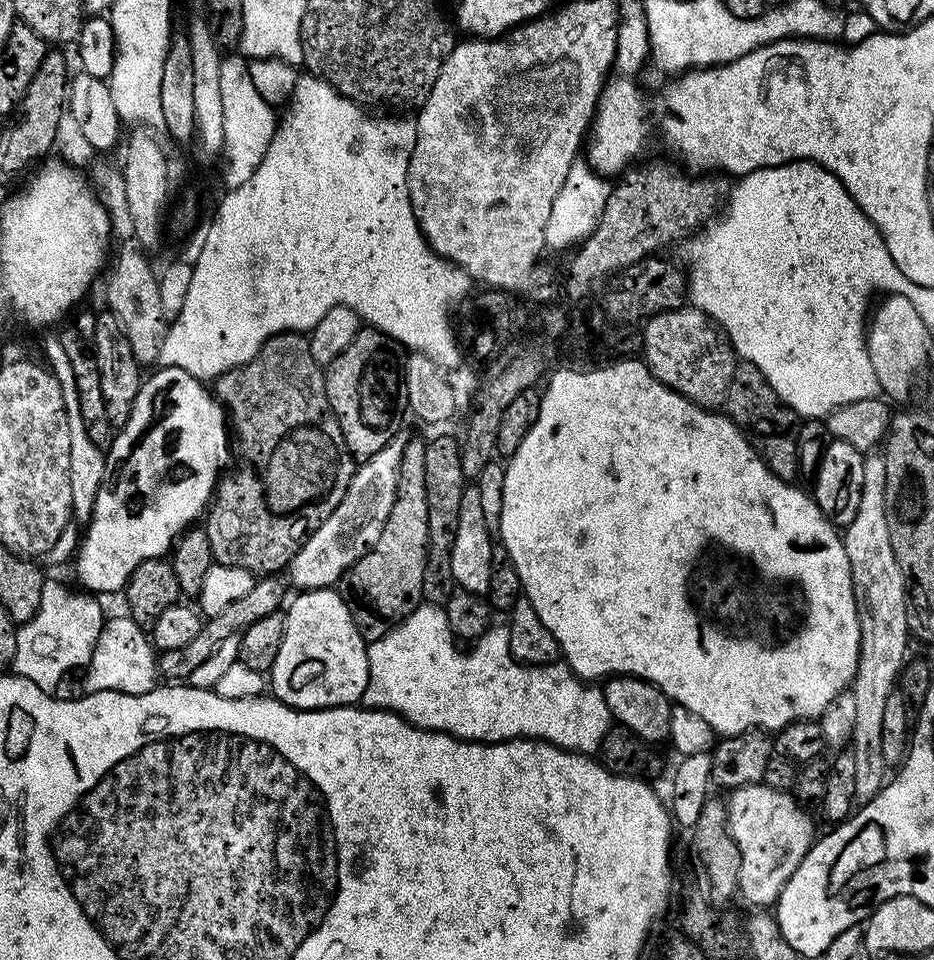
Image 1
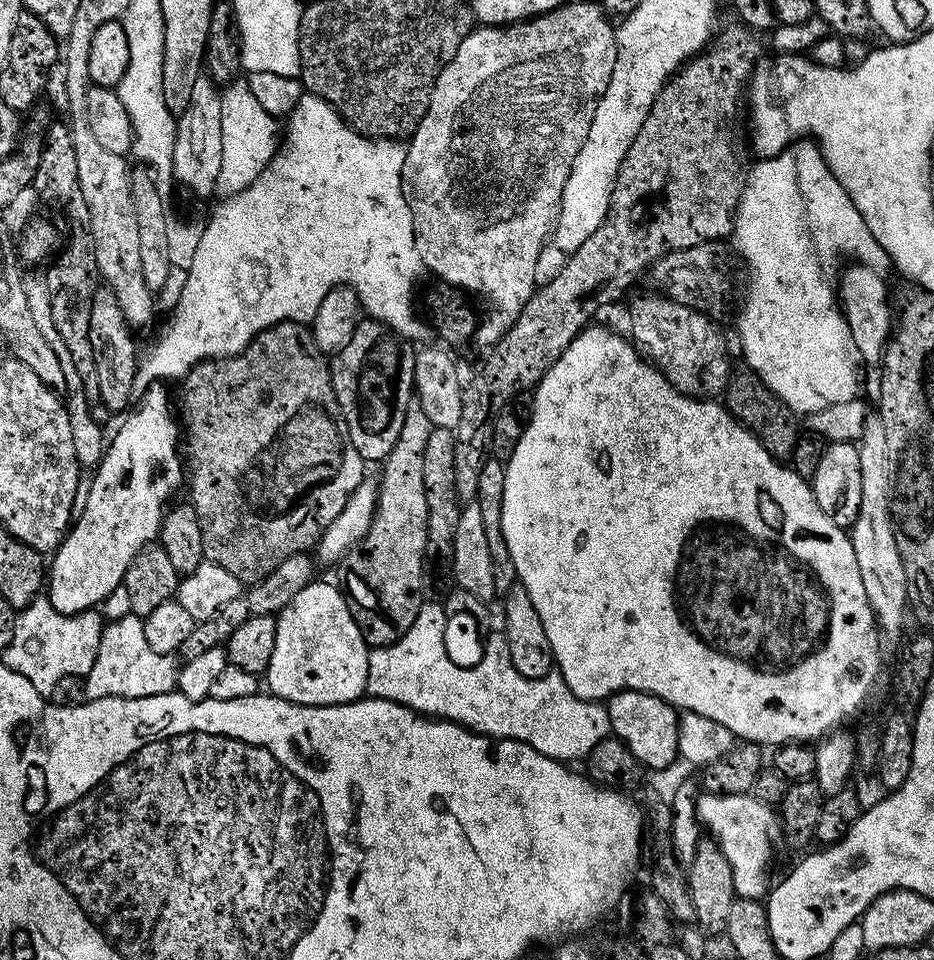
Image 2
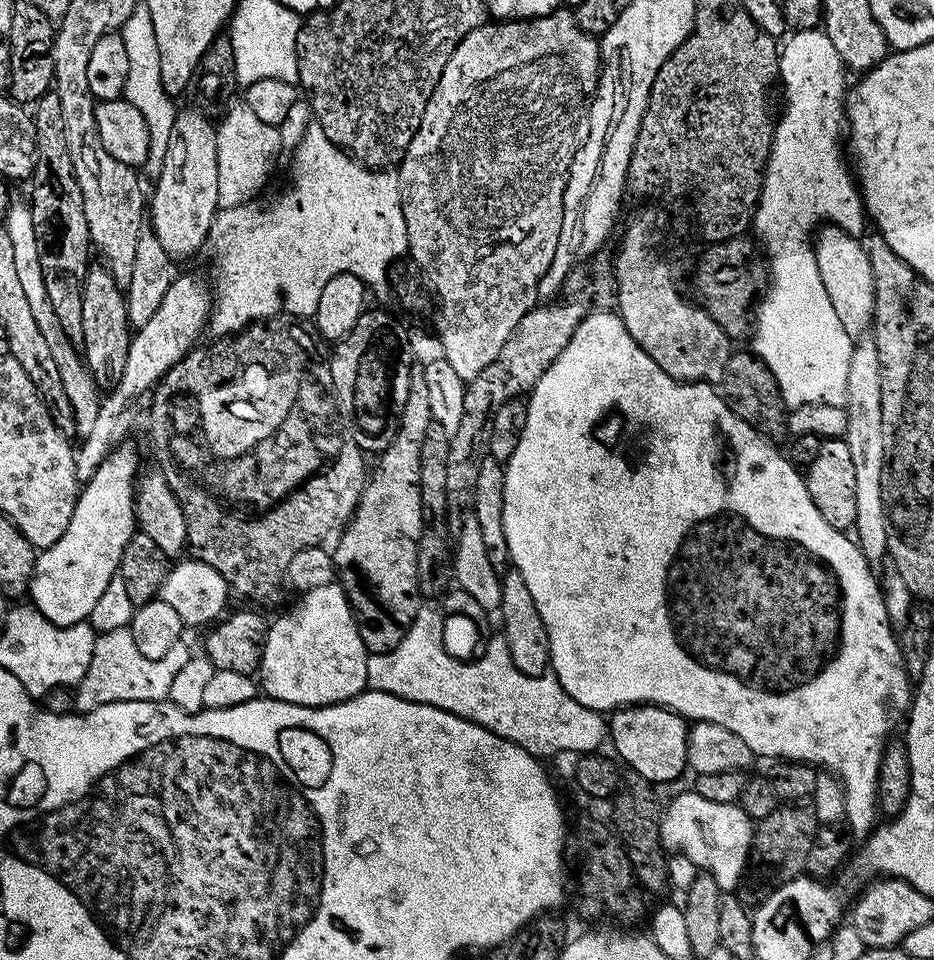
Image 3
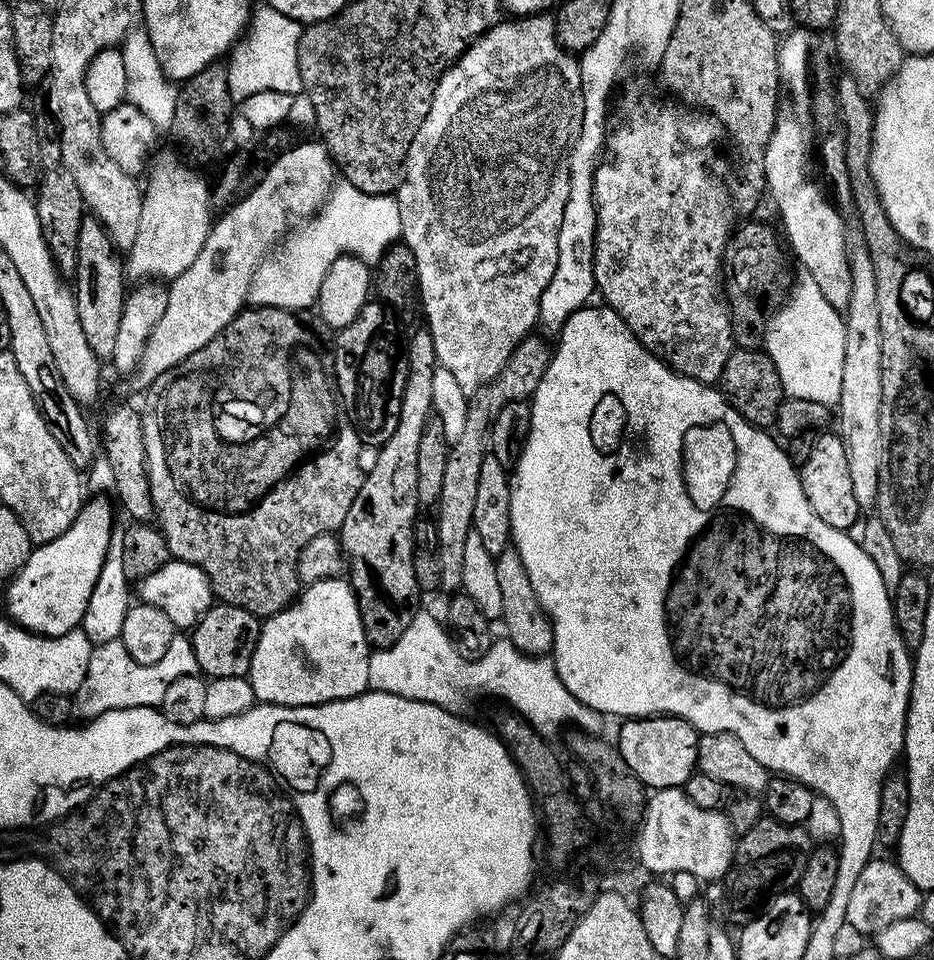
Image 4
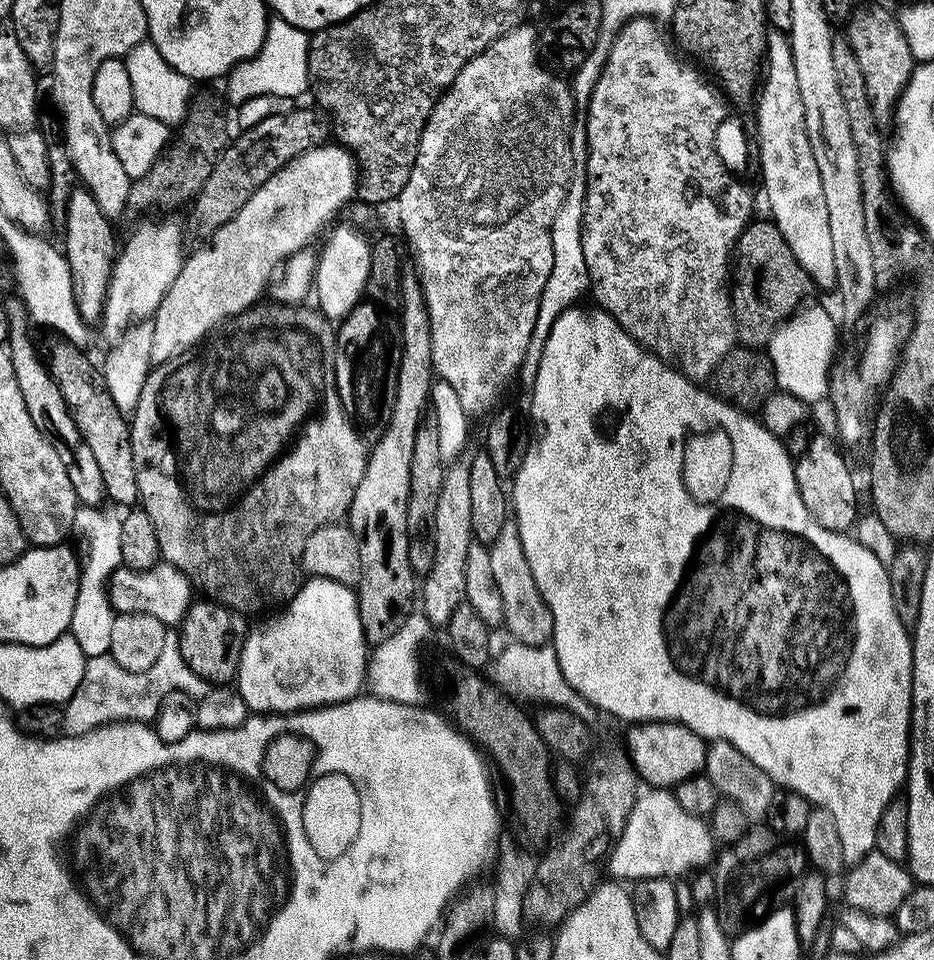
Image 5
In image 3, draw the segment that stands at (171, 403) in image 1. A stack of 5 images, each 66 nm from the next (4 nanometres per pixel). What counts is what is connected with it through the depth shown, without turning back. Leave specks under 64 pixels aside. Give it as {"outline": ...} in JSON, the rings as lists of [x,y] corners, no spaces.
{"outline":[[[119,448],[108,453],[97,472],[83,485],[76,497],[66,534],[36,557],[30,600],[47,620],[59,628],[89,619],[102,592],[118,576],[124,547],[138,531],[136,456],[128,448]]]}

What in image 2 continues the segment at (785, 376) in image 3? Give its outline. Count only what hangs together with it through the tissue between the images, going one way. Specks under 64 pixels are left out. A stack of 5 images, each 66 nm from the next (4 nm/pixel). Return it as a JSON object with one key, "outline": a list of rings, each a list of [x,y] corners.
{"outline":[[[793,143],[784,152],[761,159],[759,163],[760,165],[753,172],[751,169],[750,177],[744,185],[740,205],[736,207],[736,224],[732,228],[730,237],[730,244],[734,252],[734,247],[736,247],[737,254],[742,259],[748,260],[748,289],[744,292],[744,301],[741,302],[740,313],[736,316],[736,332],[740,335],[740,348],[744,351],[745,362],[748,363],[745,365],[751,371],[757,372],[762,378],[762,382],[766,382],[768,389],[793,412],[809,414],[821,411],[824,407],[832,406],[834,403],[856,398],[858,396],[856,387],[860,384],[860,368],[862,369],[862,361],[857,353],[856,343],[848,329],[848,319],[842,311],[842,304],[838,299],[834,280],[828,277],[828,272],[824,269],[824,260],[832,260],[836,255],[849,256],[849,261],[880,270],[883,269],[883,264],[889,263],[889,258],[885,254],[884,248],[878,246],[874,234],[870,234],[866,222],[862,222],[862,214],[858,214],[858,210],[846,194],[846,190],[840,185],[838,178],[834,178],[834,174],[828,169],[828,164],[824,161],[824,156],[815,143]]]}

